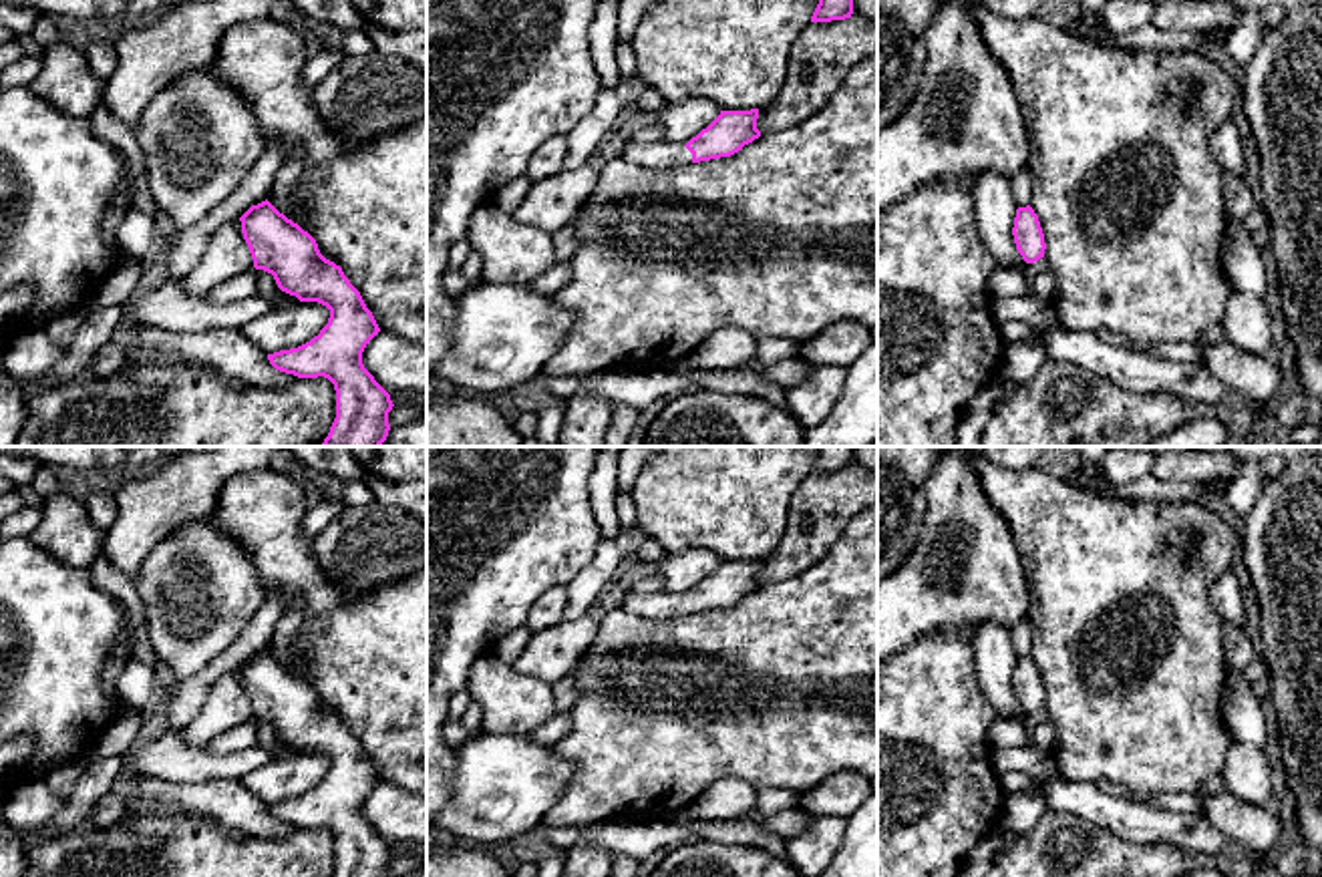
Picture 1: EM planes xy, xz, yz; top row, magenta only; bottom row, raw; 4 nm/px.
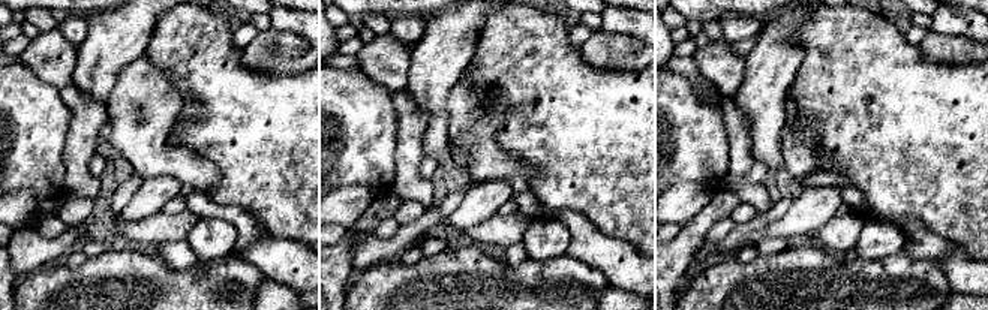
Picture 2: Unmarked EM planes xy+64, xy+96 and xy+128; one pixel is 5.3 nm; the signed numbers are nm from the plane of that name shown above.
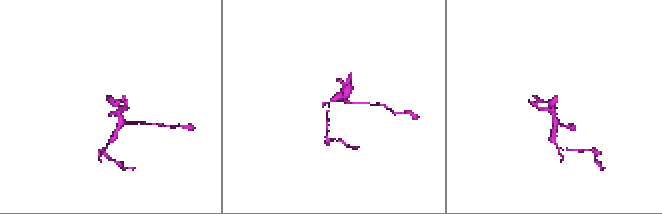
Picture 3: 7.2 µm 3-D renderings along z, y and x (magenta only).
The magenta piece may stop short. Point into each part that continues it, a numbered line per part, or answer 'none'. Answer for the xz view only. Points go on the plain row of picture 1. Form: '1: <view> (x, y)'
1: xz (650, 606)

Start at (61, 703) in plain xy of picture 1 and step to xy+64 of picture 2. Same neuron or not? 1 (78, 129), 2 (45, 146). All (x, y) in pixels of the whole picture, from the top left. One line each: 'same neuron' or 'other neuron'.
1: other neuron
2: same neuron

